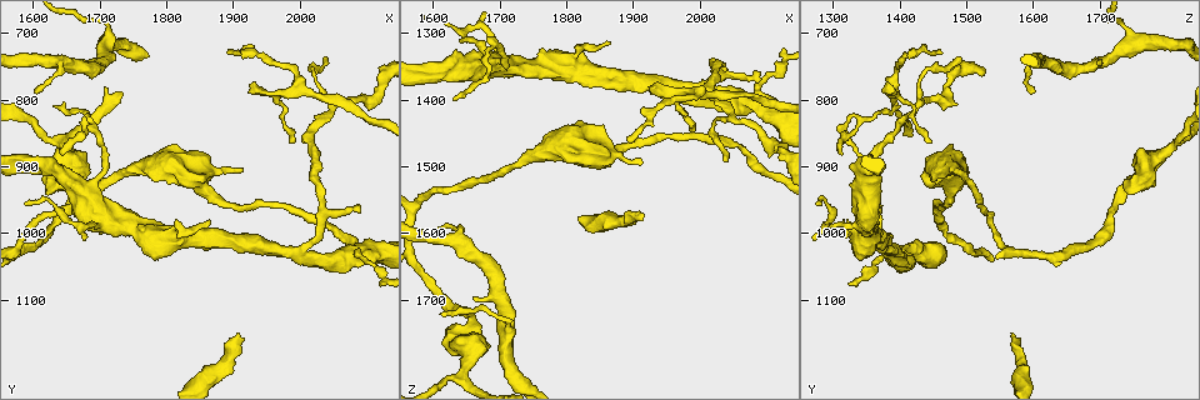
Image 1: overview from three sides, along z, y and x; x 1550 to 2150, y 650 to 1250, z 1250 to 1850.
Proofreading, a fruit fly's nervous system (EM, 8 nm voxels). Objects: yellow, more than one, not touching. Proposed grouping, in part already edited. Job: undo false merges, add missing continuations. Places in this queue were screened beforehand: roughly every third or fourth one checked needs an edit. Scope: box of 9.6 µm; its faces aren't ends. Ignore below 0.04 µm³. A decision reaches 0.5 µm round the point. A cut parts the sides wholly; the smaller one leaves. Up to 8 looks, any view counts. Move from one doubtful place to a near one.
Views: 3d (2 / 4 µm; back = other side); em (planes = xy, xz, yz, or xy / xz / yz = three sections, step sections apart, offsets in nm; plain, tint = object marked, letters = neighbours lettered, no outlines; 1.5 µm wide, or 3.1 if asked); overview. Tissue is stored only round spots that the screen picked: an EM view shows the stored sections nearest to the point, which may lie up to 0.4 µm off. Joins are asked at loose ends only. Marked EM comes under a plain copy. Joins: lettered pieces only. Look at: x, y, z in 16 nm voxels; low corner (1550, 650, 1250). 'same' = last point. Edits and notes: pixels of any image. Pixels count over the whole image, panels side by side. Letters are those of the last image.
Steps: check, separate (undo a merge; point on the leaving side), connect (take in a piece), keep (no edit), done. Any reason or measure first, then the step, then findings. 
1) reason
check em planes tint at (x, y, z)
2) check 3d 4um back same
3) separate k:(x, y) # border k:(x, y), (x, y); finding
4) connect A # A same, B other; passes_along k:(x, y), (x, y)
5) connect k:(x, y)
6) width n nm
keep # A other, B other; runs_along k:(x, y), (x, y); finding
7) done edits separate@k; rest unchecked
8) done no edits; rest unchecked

check em planes letters at (1985, 870, 1445)

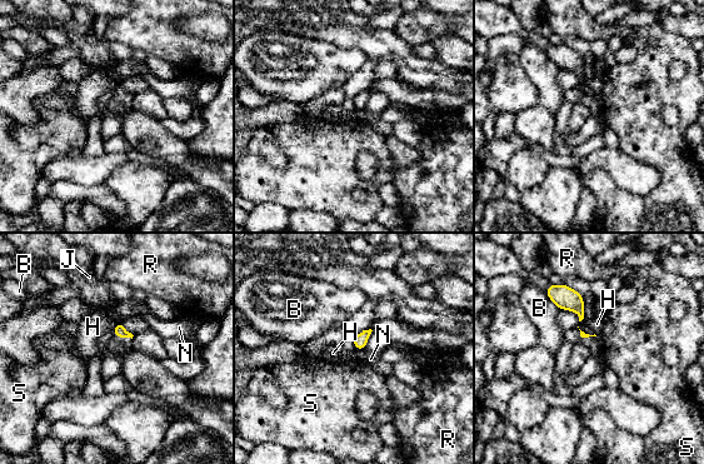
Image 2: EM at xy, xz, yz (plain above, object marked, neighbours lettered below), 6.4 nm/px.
keep # B other, H other, J other, N other, R other, S other; border 2:(116, 322), (114, 329); no lettered piece goes on from it

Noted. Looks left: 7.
thin end
check em planes letters at (2085, 965, 1360)

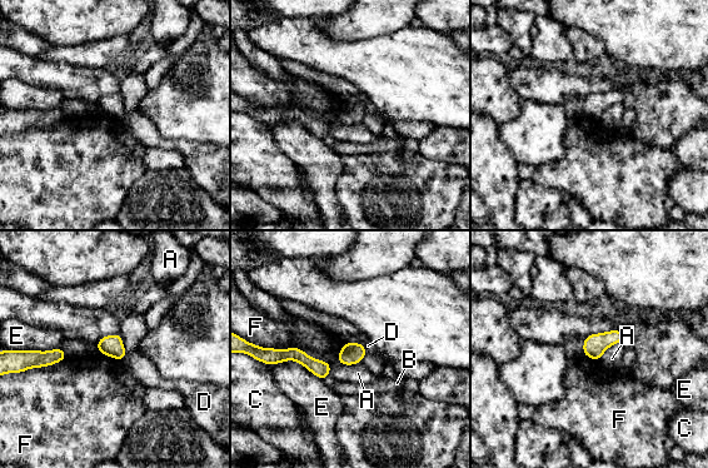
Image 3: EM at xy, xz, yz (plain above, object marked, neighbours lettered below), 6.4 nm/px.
keep # A other, B other, C other, D other, E other, F other; border 3:(66, 356), (55, 363), (25, 371); none of them fits

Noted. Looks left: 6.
free end
check 3d 2um at (1890, 730, 1460)

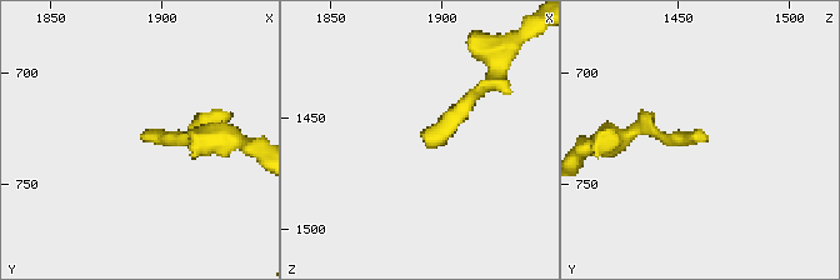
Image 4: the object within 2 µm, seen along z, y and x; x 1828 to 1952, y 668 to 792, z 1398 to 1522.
shape alone is not enough
check em planes letters at (1889, 726, 1458)

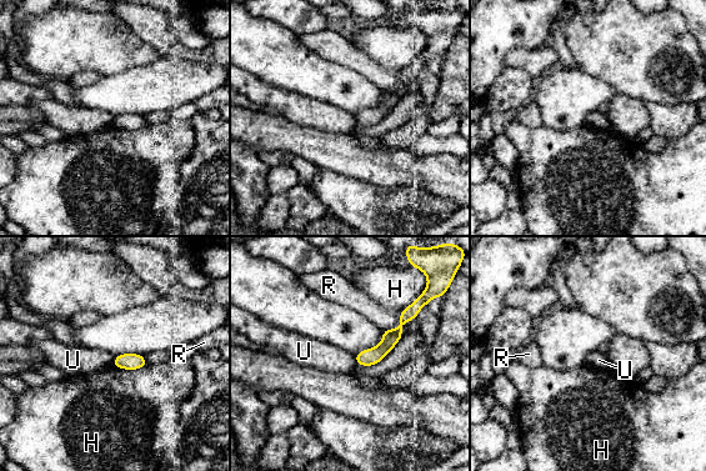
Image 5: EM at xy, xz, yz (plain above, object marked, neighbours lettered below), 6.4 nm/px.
width 110 nm
keep # H other, R other, U other; runs_along 5:(411, 314), (375, 355), (360, 361); none of them fits

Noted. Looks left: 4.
done no edits; rest unchecked

